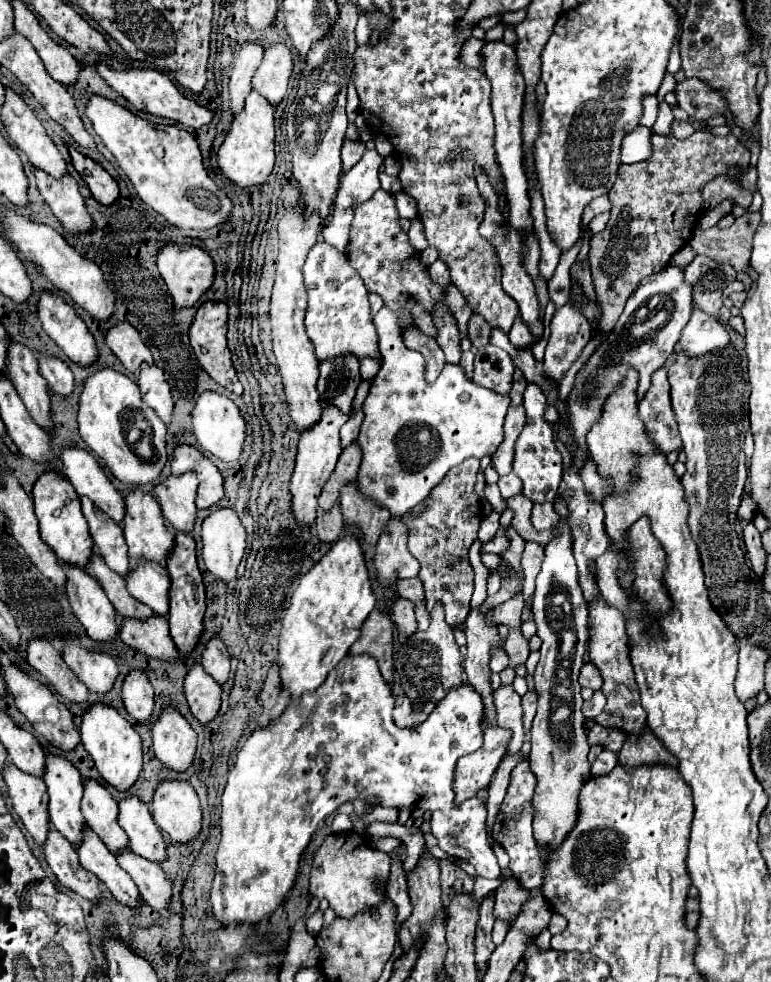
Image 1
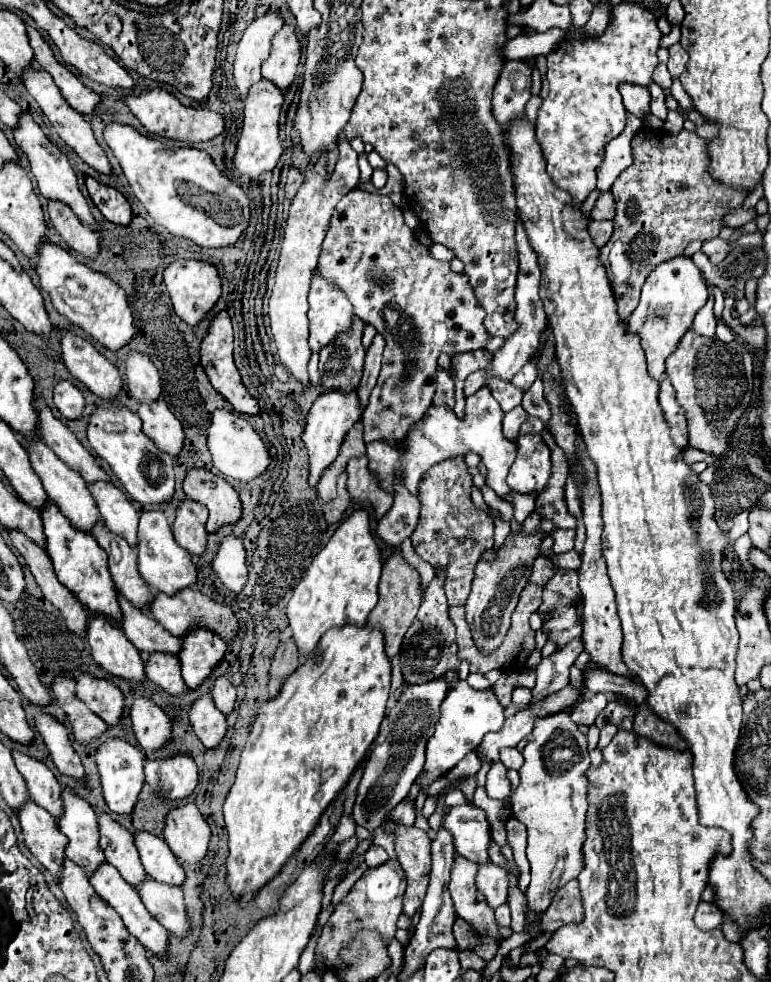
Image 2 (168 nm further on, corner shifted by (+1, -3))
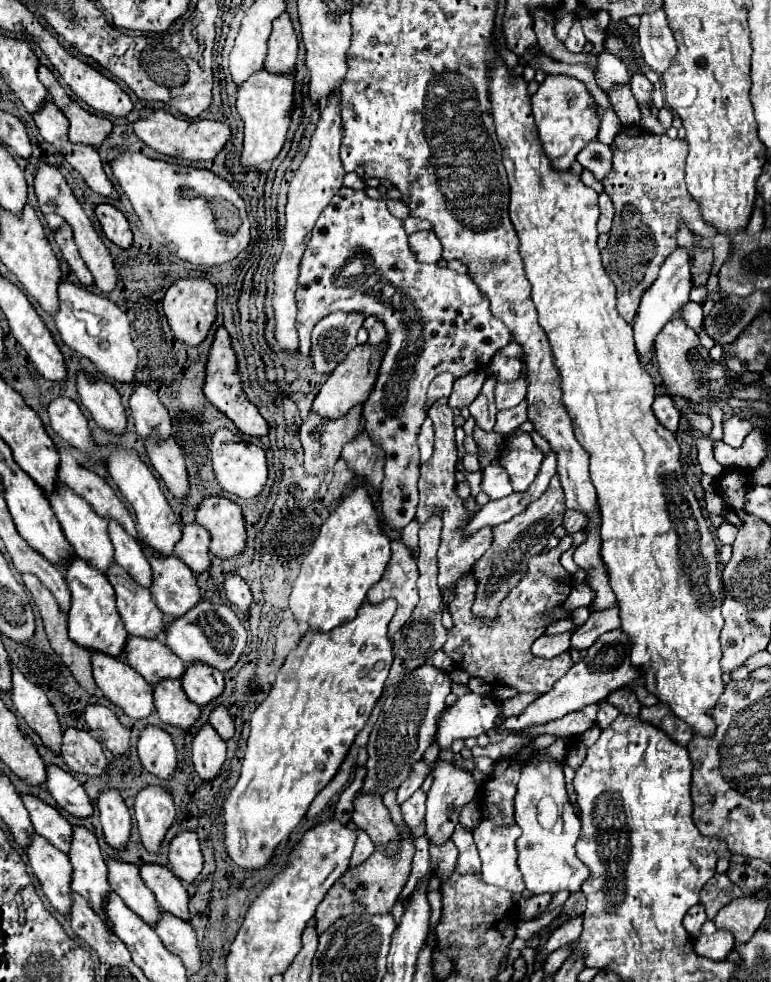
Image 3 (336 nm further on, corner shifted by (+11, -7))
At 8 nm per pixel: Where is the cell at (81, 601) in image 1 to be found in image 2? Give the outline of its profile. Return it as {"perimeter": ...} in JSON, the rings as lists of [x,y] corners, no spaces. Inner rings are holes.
{"perimeter":[[[92,617],[86,631],[94,661],[110,675],[128,681],[144,681],[144,659],[140,651],[122,635],[122,629],[106,617]]]}

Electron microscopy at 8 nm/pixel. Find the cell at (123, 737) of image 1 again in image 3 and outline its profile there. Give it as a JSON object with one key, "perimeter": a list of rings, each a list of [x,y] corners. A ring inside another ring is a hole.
{"perimeter":[[[102,789],[98,795],[98,811],[106,843],[116,849],[124,847],[130,837],[130,811],[120,795],[120,789]]]}

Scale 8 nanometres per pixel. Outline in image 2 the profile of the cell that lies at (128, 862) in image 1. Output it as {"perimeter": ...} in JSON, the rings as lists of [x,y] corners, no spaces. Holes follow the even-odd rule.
{"perimeter":[[[150,877],[142,887],[136,889],[142,897],[142,903],[150,911],[150,915],[168,929],[178,939],[184,939],[190,931],[184,897],[180,887],[166,887],[162,883],[154,883]]]}

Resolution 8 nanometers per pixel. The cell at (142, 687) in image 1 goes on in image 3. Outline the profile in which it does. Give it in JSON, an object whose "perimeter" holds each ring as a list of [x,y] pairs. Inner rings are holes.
{"perimeter":[[[154,725],[142,729],[138,737],[138,757],[146,771],[158,775],[160,779],[168,779],[176,769],[176,749],[172,737]]]}

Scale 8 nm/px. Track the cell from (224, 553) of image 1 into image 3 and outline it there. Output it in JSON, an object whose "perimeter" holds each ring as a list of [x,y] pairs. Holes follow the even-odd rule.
{"perimeter":[[[228,571],[228,573],[224,573],[222,585],[224,585],[228,601],[232,605],[236,605],[240,611],[248,611],[248,605],[252,601],[252,593],[248,589],[248,583],[236,571]]]}

